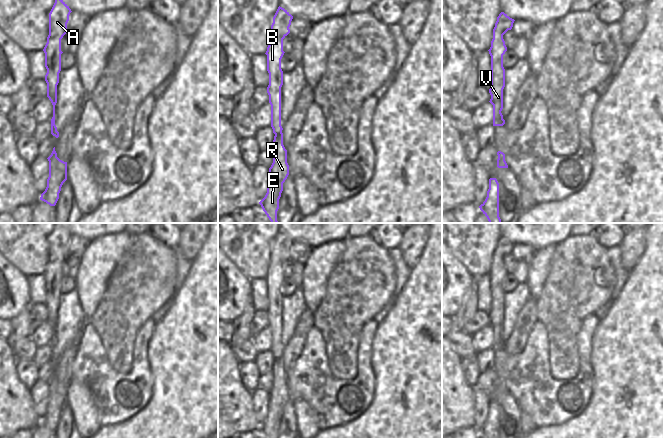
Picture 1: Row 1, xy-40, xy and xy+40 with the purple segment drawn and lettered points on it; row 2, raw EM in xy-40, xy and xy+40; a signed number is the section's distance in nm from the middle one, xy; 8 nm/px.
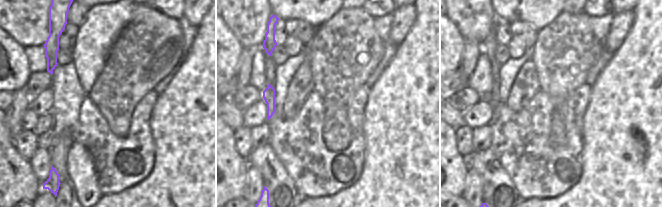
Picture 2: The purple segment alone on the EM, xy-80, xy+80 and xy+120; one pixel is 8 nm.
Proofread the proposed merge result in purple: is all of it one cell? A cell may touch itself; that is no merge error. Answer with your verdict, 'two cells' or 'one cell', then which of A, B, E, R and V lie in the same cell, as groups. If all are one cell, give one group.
one cell; groups A B E R V

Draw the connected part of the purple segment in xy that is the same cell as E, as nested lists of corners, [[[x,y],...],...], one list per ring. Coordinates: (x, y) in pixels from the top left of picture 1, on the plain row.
[[[278,231],[269,257],[269,269],[267,271],[267,295],[269,297],[269,309],[267,317],[271,329],[271,351],[275,358],[273,368],[273,387],[269,392],[269,407],[267,417],[259,426],[265,438],[277,438],[279,423],[283,415],[283,407],[289,399],[287,387],[287,374],[283,369],[283,357],[281,350],[281,311],[283,309],[283,295],[281,283],[284,279],[283,263],[290,257],[290,249],[293,240],[284,232]]]

